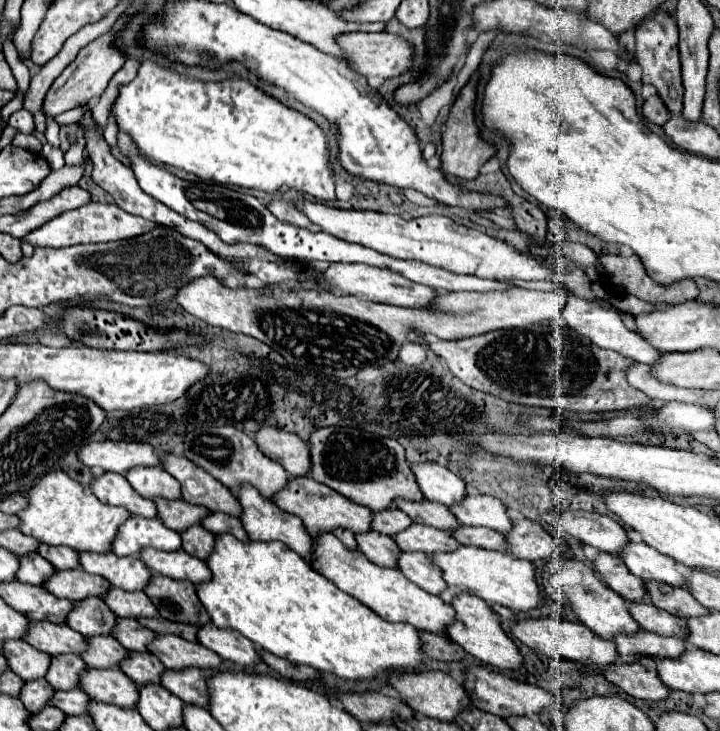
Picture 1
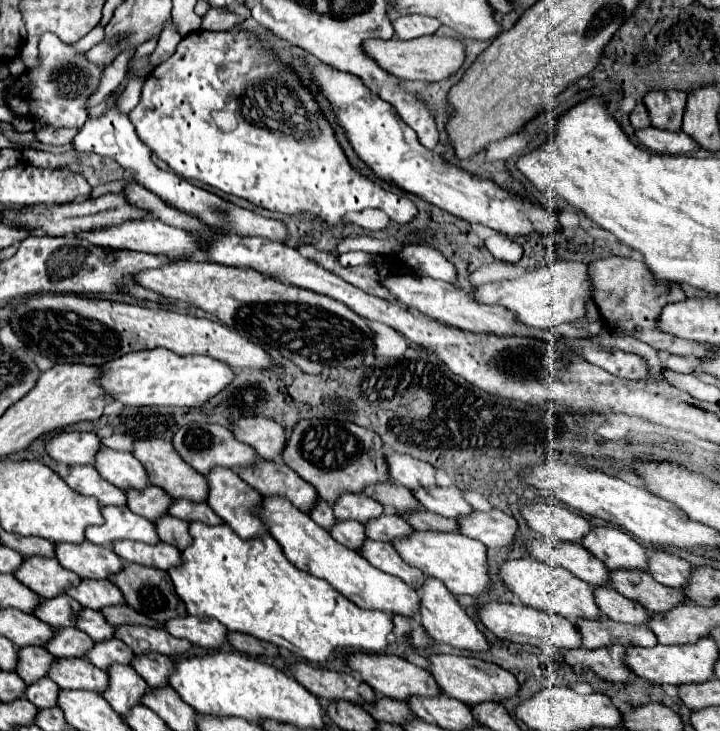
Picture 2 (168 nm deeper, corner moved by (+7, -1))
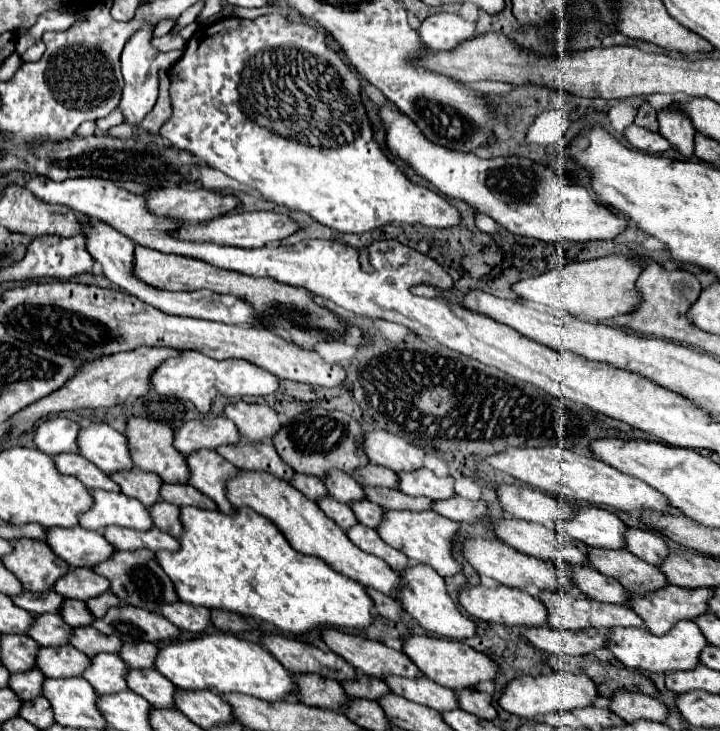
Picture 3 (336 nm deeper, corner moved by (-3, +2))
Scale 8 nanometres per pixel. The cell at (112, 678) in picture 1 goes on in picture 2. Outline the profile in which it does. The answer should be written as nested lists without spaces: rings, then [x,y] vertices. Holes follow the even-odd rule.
[[[59,658],[49,670],[49,678],[63,690],[93,690],[103,694],[109,688],[109,674],[85,658]]]

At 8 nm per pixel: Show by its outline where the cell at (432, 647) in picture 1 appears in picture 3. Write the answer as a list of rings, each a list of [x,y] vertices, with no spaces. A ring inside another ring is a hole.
[[[367,587],[367,595],[371,597],[371,601],[375,601],[375,611],[379,615],[383,615],[385,619],[391,619],[391,621],[399,621],[399,615],[403,613],[403,609],[401,609],[397,599],[391,599],[391,597],[387,597],[371,587]]]

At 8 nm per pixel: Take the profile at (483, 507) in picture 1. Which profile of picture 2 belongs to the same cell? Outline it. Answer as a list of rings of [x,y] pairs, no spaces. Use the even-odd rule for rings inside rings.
[[[457,486],[449,488],[419,488],[413,490],[415,498],[423,504],[425,510],[437,512],[445,518],[465,518],[471,516],[475,510],[463,498],[463,492]]]

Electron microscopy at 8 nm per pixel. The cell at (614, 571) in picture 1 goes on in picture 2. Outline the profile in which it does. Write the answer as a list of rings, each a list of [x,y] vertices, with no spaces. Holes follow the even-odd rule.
[[[531,540],[527,544],[529,554],[535,558],[551,564],[551,566],[563,566],[593,588],[597,586],[609,586],[609,568],[597,560],[587,548],[583,548],[577,542],[561,542],[561,546],[553,548],[547,542],[541,540]]]

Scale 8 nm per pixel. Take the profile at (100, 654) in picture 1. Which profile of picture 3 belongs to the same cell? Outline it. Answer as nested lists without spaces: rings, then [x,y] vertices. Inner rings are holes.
[[[43,613],[35,615],[27,635],[31,635],[41,647],[55,647],[69,643],[71,627],[57,613]]]

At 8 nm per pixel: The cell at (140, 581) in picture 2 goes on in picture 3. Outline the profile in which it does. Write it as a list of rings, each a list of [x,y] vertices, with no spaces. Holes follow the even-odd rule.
[[[141,549],[139,551],[115,551],[107,561],[101,561],[99,565],[95,565],[93,571],[103,575],[111,585],[111,593],[115,593],[127,605],[157,611],[159,605],[177,601],[171,579],[163,573],[161,565],[155,561],[153,551],[149,551],[149,549],[143,549],[143,551]]]

